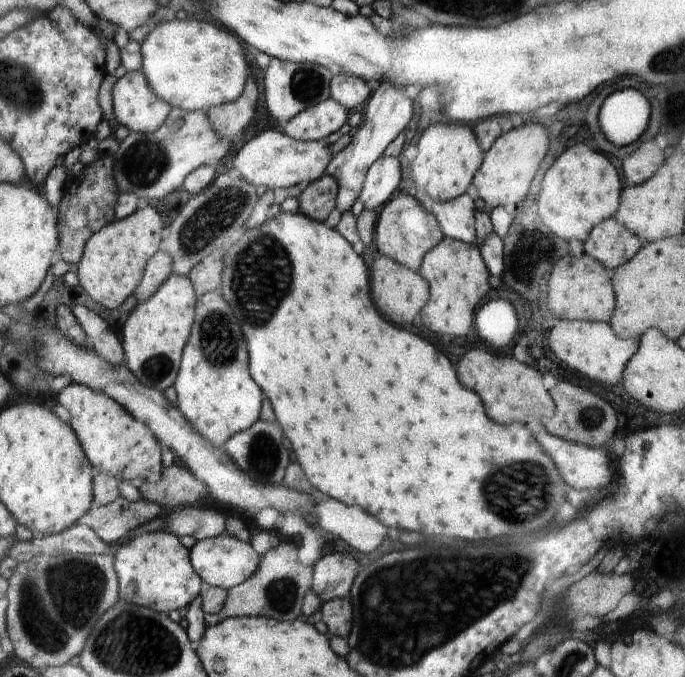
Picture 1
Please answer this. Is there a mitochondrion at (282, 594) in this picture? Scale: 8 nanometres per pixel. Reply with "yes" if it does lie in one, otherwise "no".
yes

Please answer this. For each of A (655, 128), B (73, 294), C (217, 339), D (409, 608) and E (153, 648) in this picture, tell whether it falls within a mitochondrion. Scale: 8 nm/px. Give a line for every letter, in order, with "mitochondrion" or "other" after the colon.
A: other
B: other
C: mitochondrion
D: mitochondrion
E: mitochondrion

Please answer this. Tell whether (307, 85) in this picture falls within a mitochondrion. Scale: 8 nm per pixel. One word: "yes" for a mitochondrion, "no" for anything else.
yes

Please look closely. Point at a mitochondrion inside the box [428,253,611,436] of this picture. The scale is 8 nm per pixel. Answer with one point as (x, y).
(591, 416)

